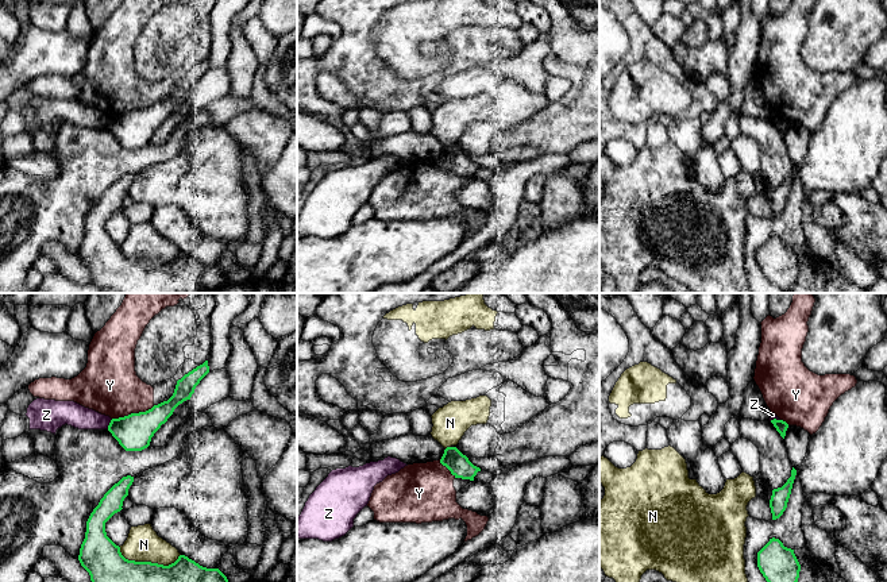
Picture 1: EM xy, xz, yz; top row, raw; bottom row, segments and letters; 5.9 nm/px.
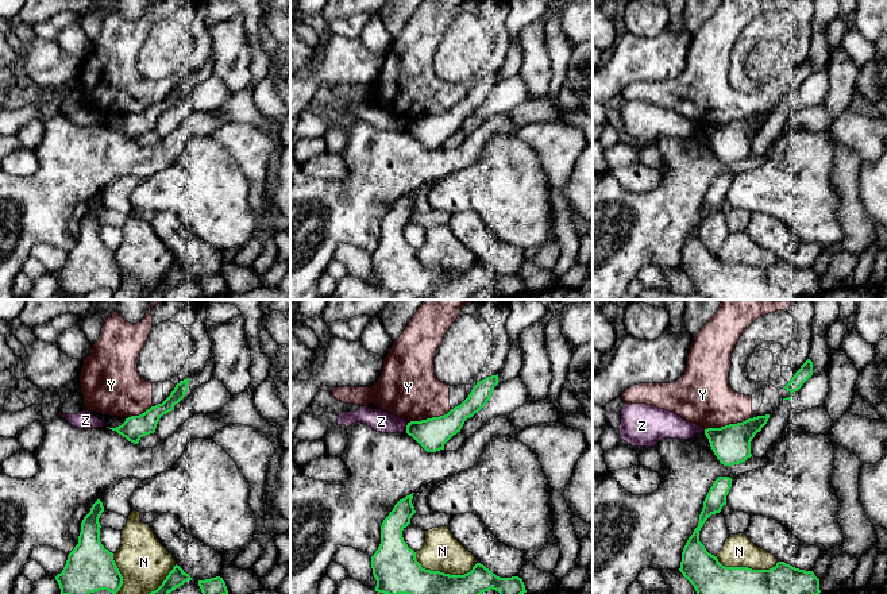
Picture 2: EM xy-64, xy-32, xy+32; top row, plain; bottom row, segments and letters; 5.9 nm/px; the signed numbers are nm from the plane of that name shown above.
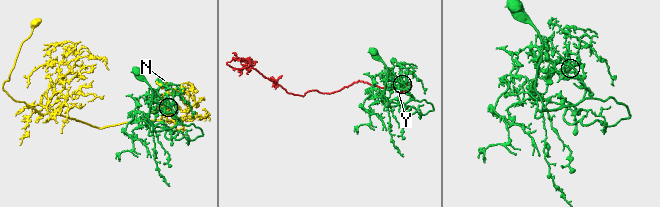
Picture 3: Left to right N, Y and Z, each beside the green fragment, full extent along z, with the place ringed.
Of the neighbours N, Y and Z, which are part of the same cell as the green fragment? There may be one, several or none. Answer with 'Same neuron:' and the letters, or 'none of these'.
Same neuron: none of these

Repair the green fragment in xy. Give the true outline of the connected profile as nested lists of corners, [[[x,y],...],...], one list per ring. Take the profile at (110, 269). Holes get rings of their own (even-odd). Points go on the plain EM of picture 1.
[[[123,174],[100,197],[86,219],[78,258],[89,270],[92,282],[119,293],[201,293],[228,282],[219,266],[207,266],[180,253],[169,262],[126,257],[120,244],[105,230],[105,220],[123,205],[134,174]]]

